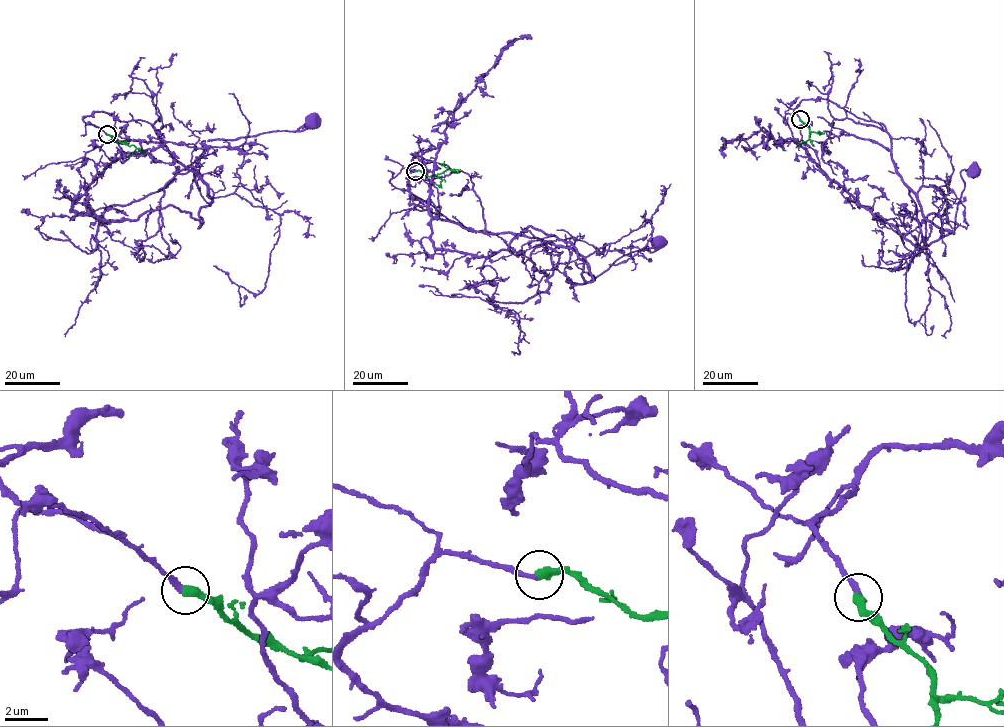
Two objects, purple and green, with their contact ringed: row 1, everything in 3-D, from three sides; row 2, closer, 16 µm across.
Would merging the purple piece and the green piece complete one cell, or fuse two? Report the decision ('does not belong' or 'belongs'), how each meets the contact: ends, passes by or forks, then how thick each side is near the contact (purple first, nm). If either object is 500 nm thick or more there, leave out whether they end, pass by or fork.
belongs; purple ends; green ends; calibres 260 and 440 nm

